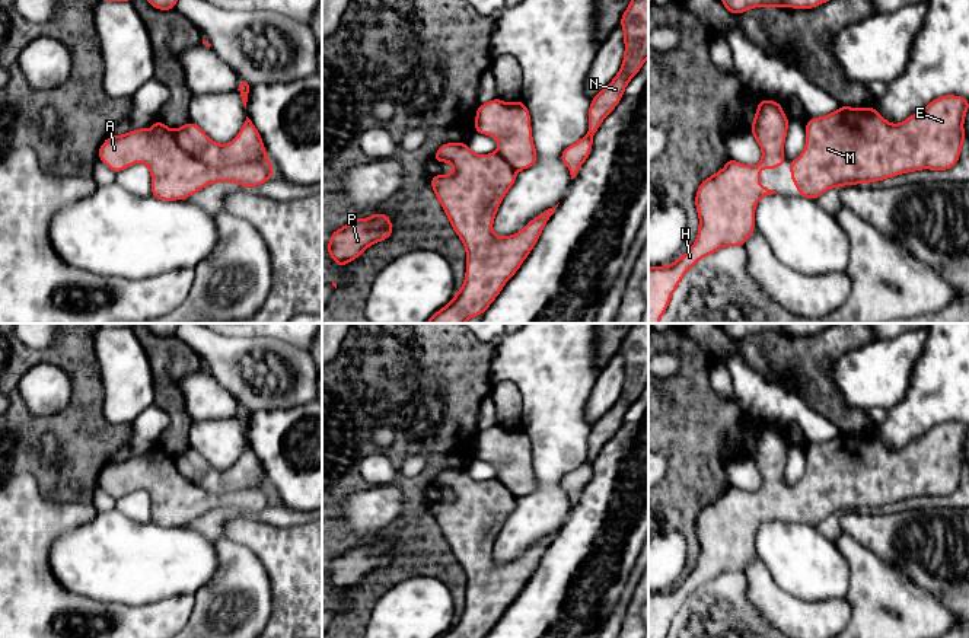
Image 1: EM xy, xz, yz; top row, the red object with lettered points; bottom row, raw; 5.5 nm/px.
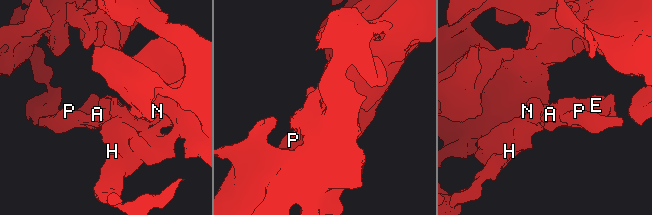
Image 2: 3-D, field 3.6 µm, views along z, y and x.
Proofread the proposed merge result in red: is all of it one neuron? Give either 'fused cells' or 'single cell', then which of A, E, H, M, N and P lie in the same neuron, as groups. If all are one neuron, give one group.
single cell | A E H M N P

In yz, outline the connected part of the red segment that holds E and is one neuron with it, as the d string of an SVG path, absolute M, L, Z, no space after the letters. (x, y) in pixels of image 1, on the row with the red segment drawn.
M946 95L901 124L889 124L871 106L839 106L829 115L807 119L803 153L788 165L791 181L800 197L817 200L829 188L877 182L921 169L947 170L960 159L968 108L969 99Z

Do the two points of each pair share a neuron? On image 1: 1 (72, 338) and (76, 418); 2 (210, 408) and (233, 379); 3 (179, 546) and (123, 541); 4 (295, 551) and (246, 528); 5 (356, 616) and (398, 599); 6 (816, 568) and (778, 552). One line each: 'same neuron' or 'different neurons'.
1: same neuron
2: different neurons
3: same neuron
4: same neuron
5: different neurons
6: same neuron

